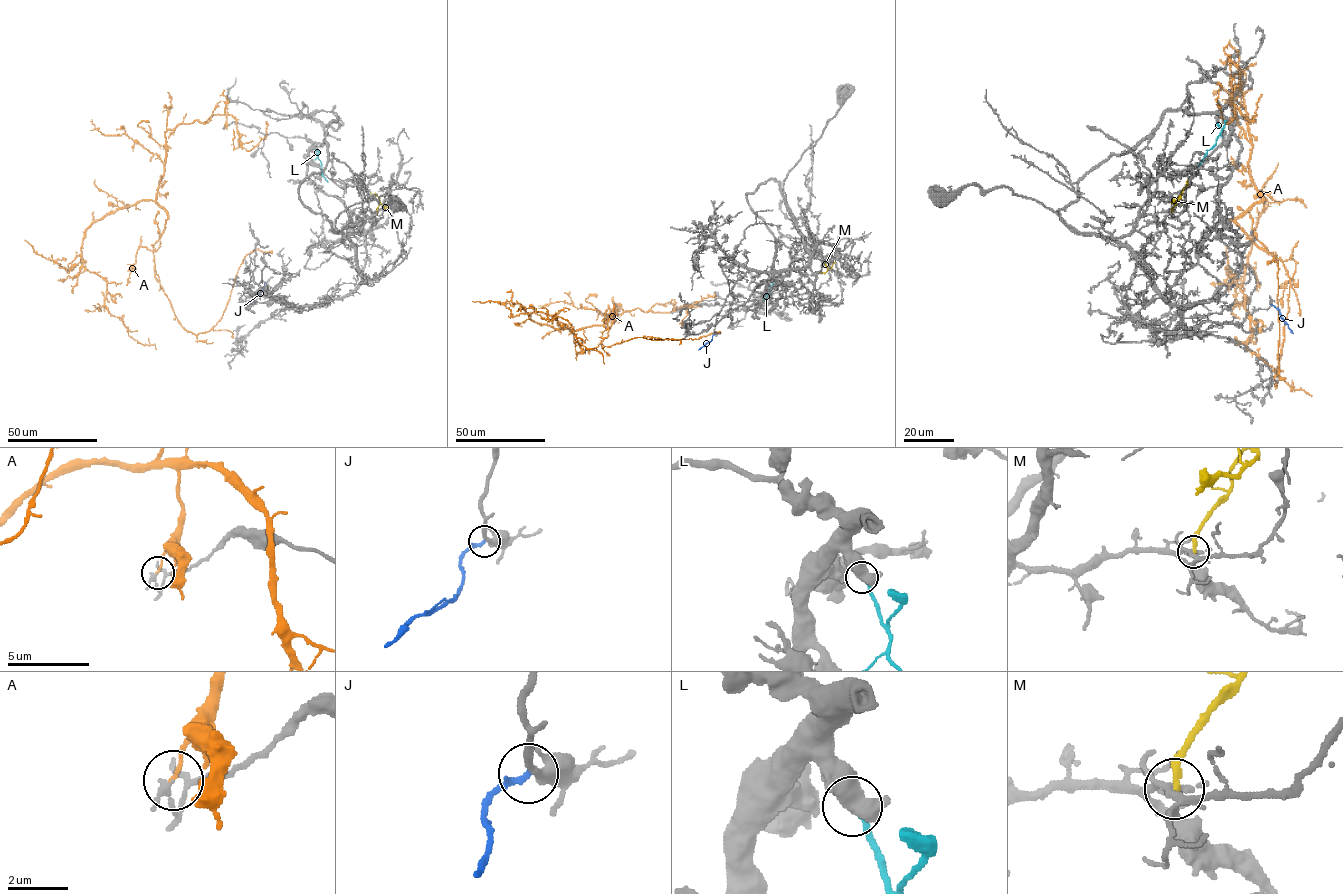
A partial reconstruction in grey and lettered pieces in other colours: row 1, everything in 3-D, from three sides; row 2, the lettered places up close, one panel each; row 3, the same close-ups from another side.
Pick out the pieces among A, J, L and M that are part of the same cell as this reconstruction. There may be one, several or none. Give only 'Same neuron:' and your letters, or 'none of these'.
Same neuron: none of these

